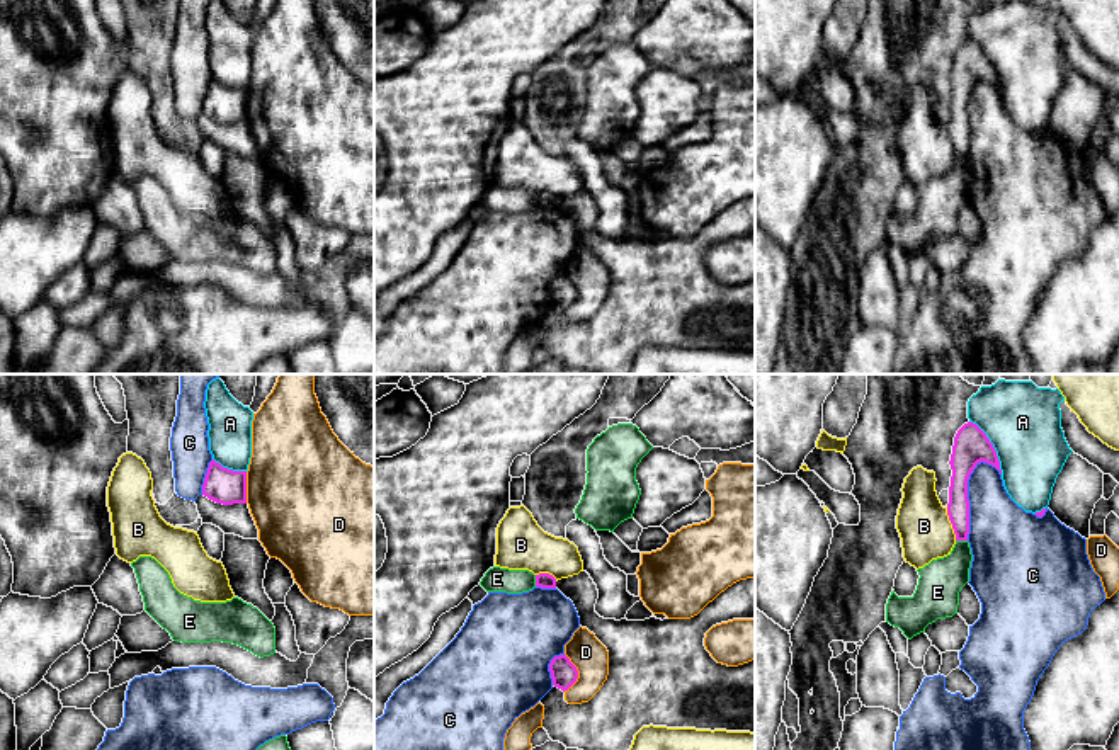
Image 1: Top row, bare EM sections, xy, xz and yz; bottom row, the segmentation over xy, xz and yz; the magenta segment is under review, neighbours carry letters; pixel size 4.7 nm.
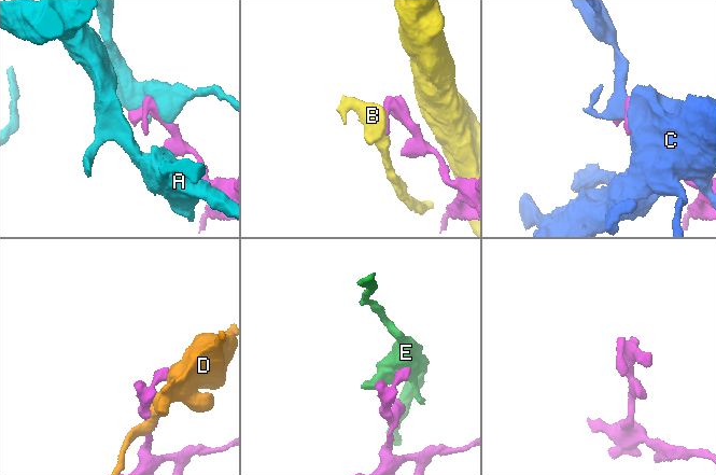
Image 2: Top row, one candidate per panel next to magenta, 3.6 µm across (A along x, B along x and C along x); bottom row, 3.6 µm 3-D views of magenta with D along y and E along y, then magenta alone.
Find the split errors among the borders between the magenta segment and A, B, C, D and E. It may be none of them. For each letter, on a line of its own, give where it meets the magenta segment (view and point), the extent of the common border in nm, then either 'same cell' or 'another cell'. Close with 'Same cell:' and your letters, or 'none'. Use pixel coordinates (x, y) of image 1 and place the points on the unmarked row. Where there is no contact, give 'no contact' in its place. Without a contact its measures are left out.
A: yz (992, 65) | 300 nm | another cell
B: yz (951, 142) | 170 nm | another cell
C: yz (968, 119) | 400 nm | another cell
D: xz (577, 293) | 180 nm | another cell
E: xz (536, 199) | 60 nm | another cell
Same cell: none

